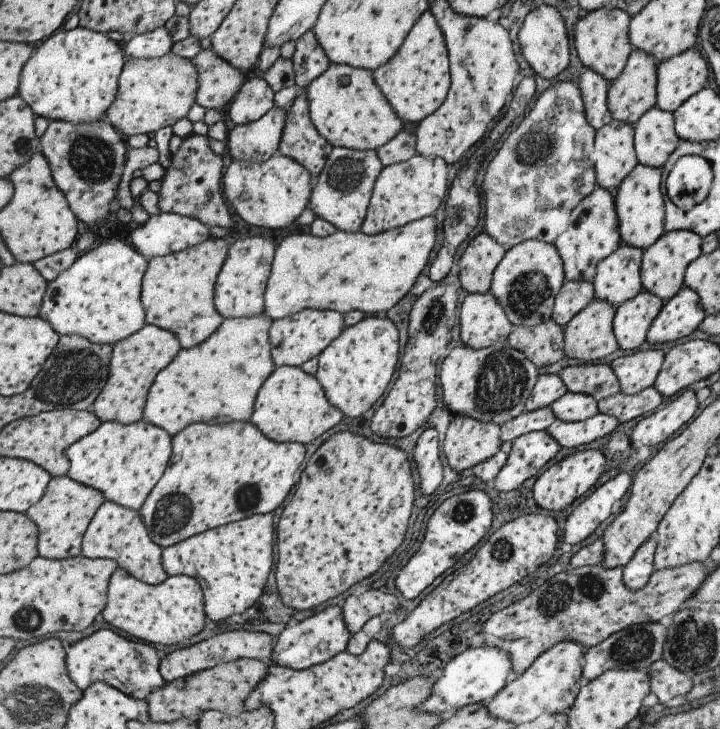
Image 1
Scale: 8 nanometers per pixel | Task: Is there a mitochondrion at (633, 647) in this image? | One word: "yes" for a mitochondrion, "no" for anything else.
yes

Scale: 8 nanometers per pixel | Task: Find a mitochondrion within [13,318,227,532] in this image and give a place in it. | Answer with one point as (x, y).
(76, 371)

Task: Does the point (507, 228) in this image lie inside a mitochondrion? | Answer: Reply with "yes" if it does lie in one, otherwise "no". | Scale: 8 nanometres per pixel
no

